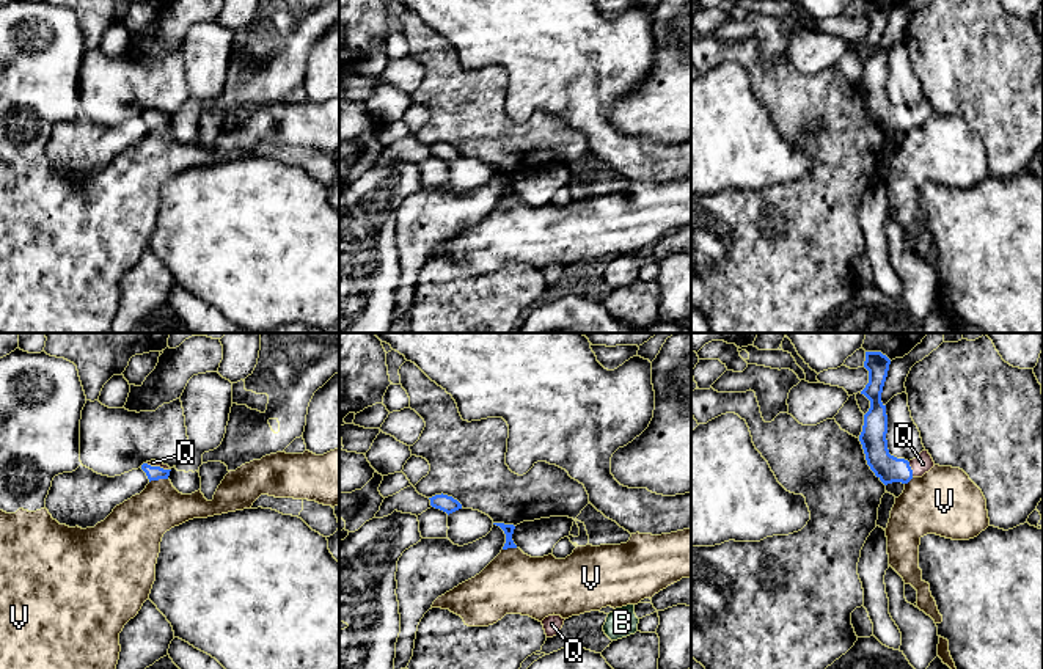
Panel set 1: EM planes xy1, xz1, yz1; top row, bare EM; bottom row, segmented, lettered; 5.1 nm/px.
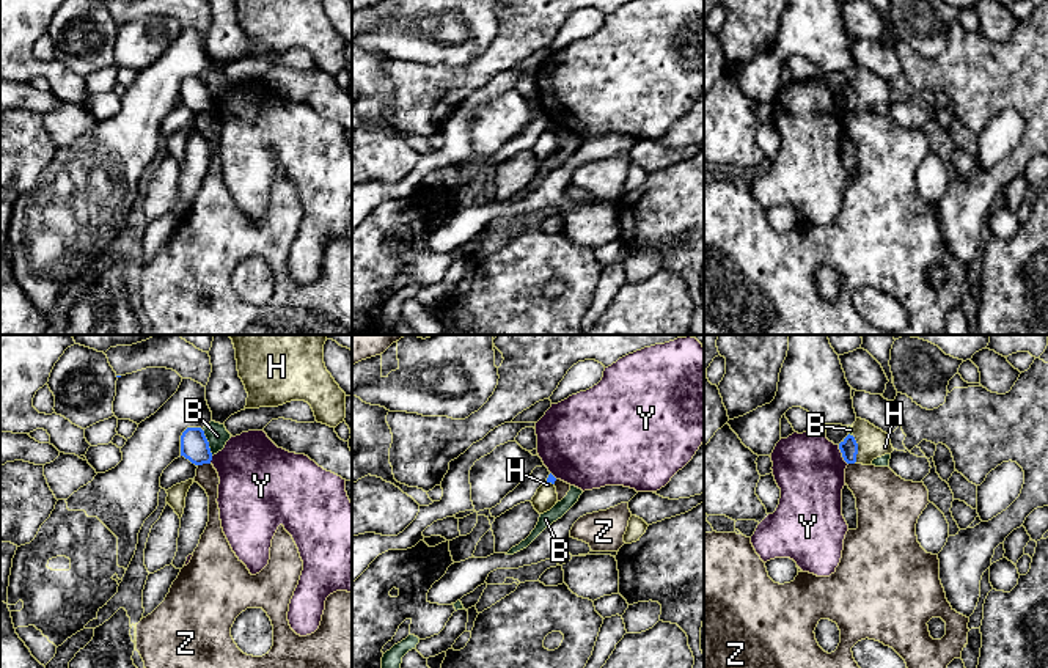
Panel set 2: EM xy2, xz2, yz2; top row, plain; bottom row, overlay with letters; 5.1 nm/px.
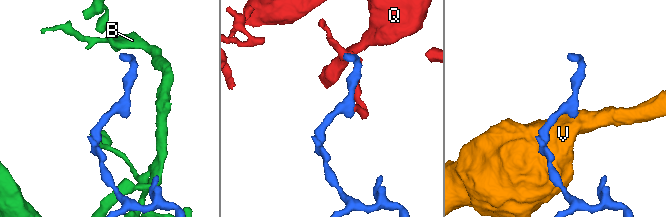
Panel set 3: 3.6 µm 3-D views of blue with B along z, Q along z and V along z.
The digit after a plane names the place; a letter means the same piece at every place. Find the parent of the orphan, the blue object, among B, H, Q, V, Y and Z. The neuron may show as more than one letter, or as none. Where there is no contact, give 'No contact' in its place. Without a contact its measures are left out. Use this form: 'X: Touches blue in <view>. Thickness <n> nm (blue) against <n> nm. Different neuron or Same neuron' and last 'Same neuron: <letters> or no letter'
B: Touches blue in xy2. Thickness 140 nm (blue) against 120 nm. Different neuron
H: Touches blue in yz2. Thickness 90 nm (blue) against 160 nm. Different neuron
Q: Touches blue in yz1. Thickness 140 nm (blue) against 100 nm. Same neuron
V: Touches blue in xy1. Thickness 80 nm (blue) against 280 nm. Different neuron
Y: Touches blue in yz2. Thickness 90 nm (blue) against 360 nm. Different neuron
Z: Touches blue in xy2. Thickness 140 nm (blue) against 110 nm. Different neuron
Same neuron: Q

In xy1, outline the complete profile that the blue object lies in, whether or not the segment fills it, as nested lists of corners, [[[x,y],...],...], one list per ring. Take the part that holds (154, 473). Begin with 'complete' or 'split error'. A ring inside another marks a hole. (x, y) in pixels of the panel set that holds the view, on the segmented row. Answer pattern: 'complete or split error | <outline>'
split error | [[[151,460],[141,465],[141,470],[146,473],[149,482],[159,479],[168,479],[171,468],[160,462]]]

